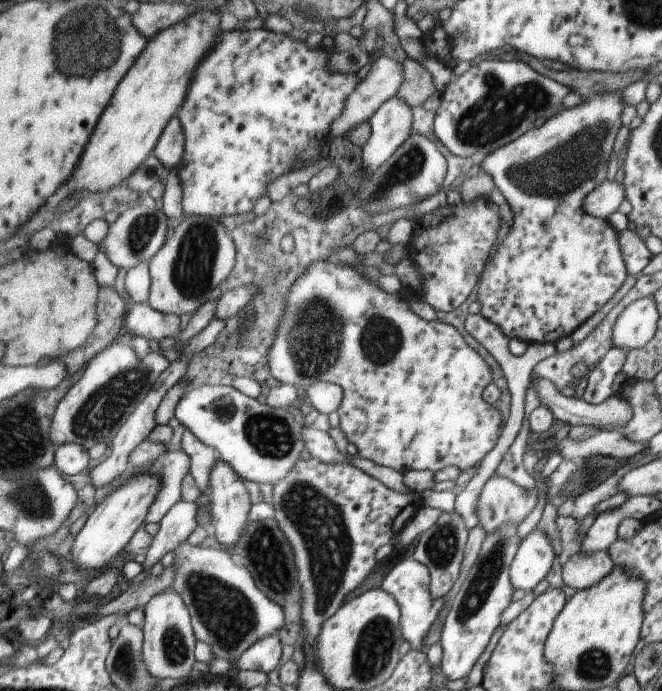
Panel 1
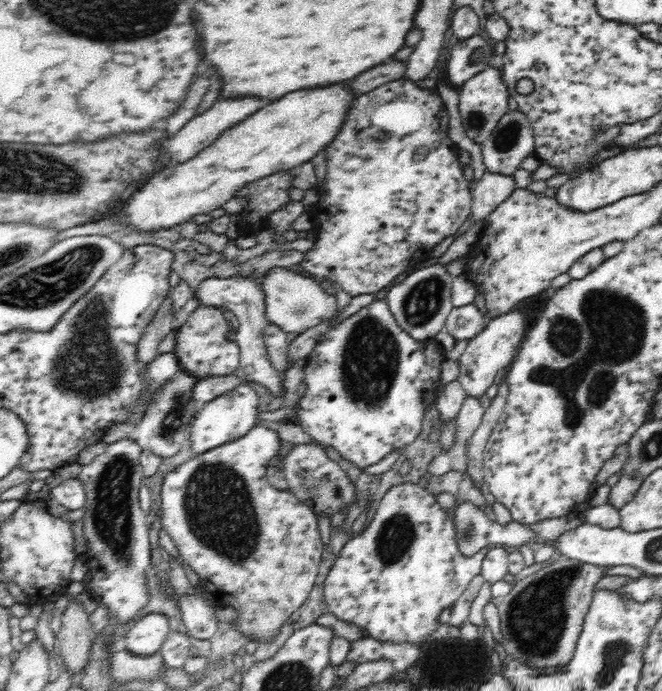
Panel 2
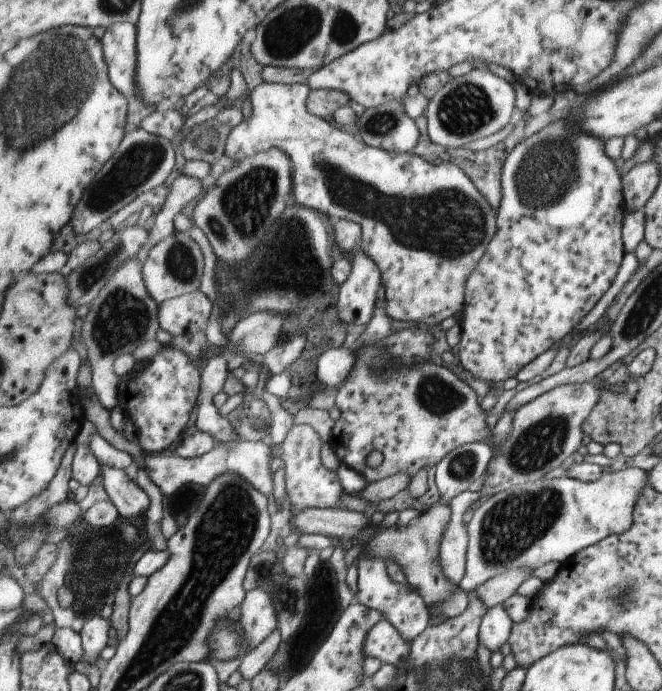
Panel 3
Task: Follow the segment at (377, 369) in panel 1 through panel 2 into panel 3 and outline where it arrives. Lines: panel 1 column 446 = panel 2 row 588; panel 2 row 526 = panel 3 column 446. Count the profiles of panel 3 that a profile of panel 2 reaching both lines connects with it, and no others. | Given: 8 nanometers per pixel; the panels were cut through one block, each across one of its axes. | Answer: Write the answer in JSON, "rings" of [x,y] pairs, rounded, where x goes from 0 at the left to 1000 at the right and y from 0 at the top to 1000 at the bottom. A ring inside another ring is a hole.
{"rings":[[[548,499],[533,512],[530,535],[506,569],[512,605],[503,612],[495,644],[512,671],[532,677],[554,698],[600,685],[622,690],[636,677],[659,673],[689,645],[740,637],[719,567],[683,535],[648,521],[565,540],[565,534],[592,527],[576,499]],[[560,651],[577,660],[576,671],[566,677],[551,670]]]}

